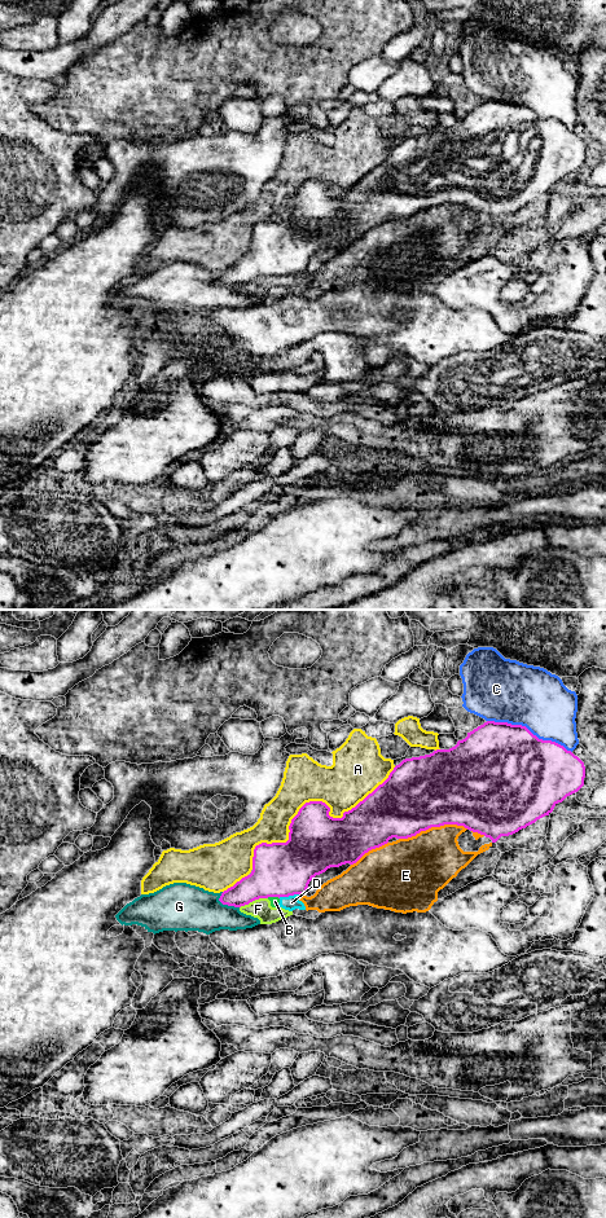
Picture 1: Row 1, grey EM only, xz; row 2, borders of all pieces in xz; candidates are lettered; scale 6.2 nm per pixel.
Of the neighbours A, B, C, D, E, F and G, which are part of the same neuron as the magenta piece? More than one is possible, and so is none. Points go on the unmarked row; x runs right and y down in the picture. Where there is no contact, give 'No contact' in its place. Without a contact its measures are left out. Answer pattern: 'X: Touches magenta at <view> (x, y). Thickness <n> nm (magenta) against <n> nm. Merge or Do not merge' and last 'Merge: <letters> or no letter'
A: Touches magenta at xz (310, 180). Thickness 360 nm (magenta) against 300 nm. Do not merge
B: Touches magenta at xz (273, 275). Thickness 340 nm (magenta) against 60 nm. Do not merge
C: Touches magenta at xz (528, 109). Thickness 500 nm (magenta) against 380 nm. Do not merge
D: Touches magenta at xz (290, 273). Thickness 340 nm (magenta) against 90 nm. Do not merge
E: Touches magenta at xz (433, 205). Thickness 460 nm (magenta) against 380 nm. Do not merge
F: Touches magenta at xz (253, 278). Thickness 340 nm (magenta) against 120 nm. Do not merge
G: Touches magenta at xz (225, 282). Thickness 180 nm (magenta) against 280 nm. Do not merge
Merge: no letter

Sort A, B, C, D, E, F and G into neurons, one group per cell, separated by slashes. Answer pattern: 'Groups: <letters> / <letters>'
Groups: A / B D E F / C / G

